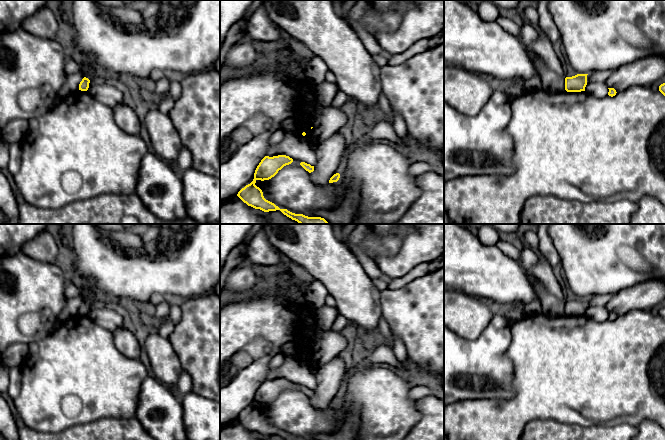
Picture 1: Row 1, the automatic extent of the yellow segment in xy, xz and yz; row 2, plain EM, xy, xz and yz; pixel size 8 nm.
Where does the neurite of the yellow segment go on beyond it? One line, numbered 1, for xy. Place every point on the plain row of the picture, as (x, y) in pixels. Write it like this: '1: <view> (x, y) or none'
1: none

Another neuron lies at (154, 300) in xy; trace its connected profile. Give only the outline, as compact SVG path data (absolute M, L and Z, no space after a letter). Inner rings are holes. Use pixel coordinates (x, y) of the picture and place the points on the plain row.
M154 294L147 301L147 308L152 309L158 304L160 304L161 302L163 302L165 299L167 299L167 297L161 294Z

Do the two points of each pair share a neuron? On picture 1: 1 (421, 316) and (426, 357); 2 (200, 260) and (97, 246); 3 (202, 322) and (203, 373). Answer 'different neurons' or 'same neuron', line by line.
1: same neuron
2: same neuron
3: same neuron

